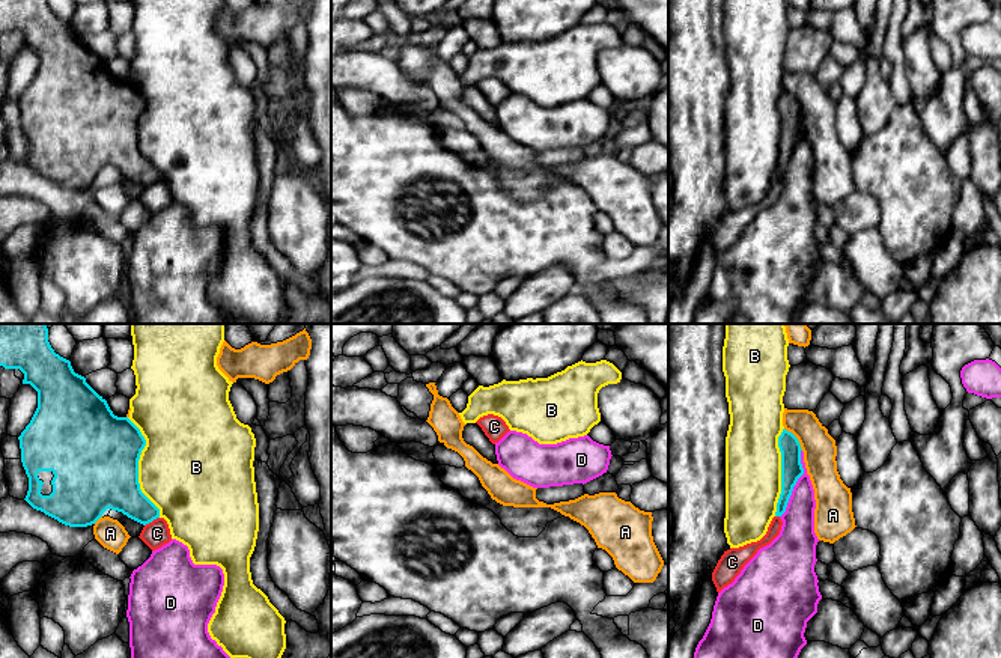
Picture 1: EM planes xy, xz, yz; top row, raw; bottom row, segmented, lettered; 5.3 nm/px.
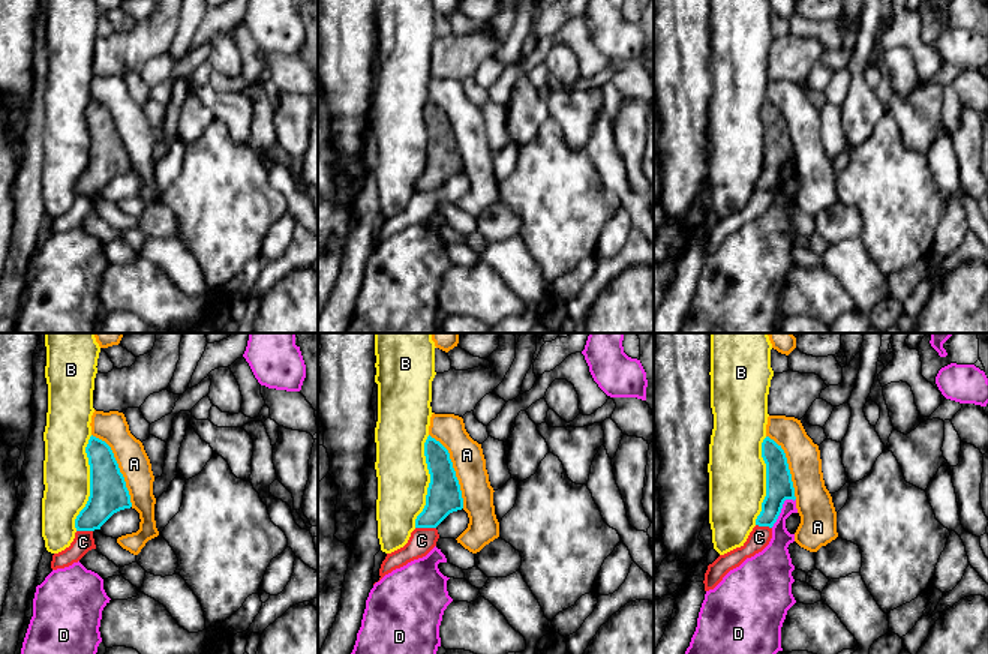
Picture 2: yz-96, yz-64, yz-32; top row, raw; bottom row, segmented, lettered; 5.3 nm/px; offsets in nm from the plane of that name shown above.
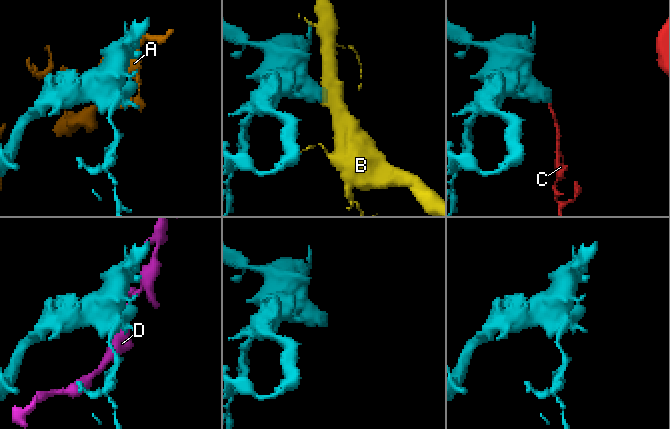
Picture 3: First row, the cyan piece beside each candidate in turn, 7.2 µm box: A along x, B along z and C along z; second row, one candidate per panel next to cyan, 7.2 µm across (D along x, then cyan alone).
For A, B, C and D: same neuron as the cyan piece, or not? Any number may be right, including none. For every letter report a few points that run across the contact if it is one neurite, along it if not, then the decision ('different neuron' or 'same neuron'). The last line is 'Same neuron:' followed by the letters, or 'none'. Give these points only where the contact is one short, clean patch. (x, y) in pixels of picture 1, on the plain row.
A: different neuron
B: different neuron
C: line xy (158, 179), (145, 188); different neuron
D: different neuron
Same neuron: none

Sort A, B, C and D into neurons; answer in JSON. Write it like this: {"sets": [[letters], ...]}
{"sets": [["A"], ["B"], ["C"], ["D"]]}

